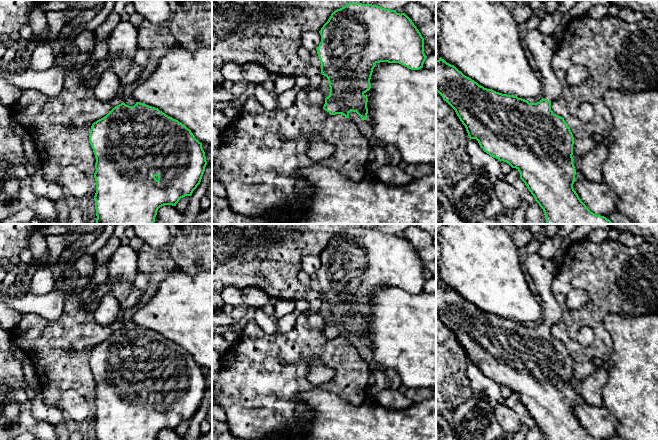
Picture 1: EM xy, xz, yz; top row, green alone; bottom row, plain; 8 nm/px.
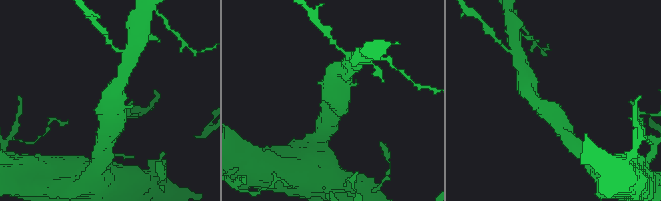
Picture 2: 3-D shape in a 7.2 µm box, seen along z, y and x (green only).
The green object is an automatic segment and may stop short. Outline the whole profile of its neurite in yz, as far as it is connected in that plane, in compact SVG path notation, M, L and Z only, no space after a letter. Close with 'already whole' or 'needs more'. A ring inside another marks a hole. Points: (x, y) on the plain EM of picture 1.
M539 253L528 254L525 266L540 298L543 322L539 326L529 327L484 312L441 281L436 284L436 315L455 334L470 363L476 363L490 380L519 395L520 403L545 440L601 440L591 436L573 412L576 405L572 381L574 361L564 342L551 334L551 326L562 318L562 310L551 291L558 266L553 259L544 259Z | needs more

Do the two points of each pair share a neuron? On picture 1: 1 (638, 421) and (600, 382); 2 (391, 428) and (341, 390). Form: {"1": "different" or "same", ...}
{"1": "different", "2": "different"}

